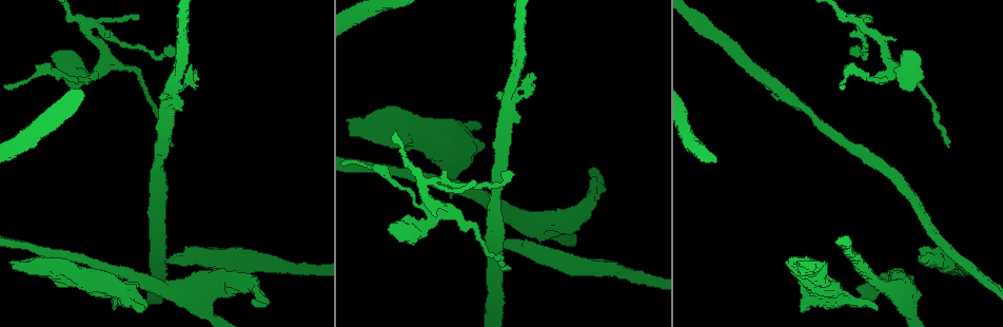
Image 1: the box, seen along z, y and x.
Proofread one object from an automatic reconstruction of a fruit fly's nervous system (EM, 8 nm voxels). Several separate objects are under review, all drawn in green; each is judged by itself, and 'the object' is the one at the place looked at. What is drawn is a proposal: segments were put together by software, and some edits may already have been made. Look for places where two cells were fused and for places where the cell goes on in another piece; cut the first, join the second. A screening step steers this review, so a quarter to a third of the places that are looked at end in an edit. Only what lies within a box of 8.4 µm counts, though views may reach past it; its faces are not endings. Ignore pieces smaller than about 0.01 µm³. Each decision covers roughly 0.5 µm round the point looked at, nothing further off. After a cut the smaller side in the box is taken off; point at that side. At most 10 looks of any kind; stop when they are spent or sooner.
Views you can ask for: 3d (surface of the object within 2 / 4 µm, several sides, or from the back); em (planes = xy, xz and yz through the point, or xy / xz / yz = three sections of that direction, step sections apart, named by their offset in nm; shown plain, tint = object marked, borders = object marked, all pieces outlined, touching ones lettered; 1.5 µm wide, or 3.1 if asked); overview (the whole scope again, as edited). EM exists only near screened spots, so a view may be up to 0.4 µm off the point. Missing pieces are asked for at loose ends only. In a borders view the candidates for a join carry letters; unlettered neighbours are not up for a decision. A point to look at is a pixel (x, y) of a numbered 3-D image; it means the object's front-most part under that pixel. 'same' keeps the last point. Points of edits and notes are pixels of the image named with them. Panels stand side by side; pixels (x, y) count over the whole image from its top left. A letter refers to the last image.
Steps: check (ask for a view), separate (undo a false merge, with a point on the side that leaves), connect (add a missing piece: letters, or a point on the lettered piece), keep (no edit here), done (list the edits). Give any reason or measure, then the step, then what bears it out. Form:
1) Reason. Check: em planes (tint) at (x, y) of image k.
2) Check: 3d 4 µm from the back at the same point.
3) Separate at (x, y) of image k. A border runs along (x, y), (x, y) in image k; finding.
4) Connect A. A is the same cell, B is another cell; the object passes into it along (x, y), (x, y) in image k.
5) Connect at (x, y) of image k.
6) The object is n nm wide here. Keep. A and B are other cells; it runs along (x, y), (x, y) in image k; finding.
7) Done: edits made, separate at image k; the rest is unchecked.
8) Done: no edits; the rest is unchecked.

Branch point. Check: em planes (tint) at (764, 80) of image 1.

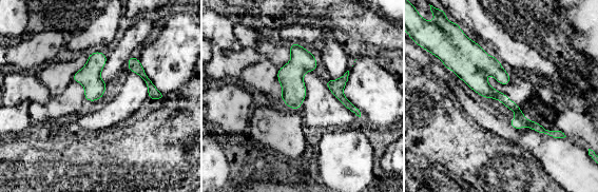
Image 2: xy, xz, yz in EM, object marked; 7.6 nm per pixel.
What lies round it. Check: em planes (borders) at the same point.

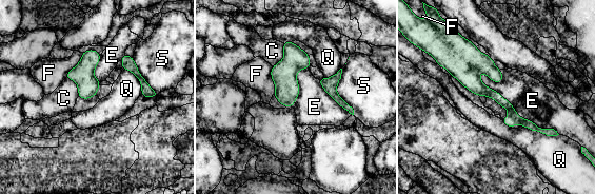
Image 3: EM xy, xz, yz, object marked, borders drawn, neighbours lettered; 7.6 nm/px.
Keep. C, E, F, Q and S are other cells; a border runs along (477, 72), (520, 117), (559, 134) in image 3; continuous, no second cell.

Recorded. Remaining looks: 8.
Check: em planes (borders) at (159, 286) of image 1.

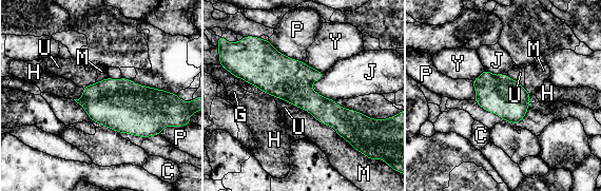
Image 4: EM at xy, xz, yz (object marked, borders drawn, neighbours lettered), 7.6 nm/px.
The longest contact is with M, 500 nm. Keep. C, G, H, J, M, P, U and Y are other cells; it runs along (246, 72), (362, 116) in image 4; continuous, no second cell.

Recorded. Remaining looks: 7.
Stops while still wide. Check: 3d 4 µm at (399, 107) of image 1.

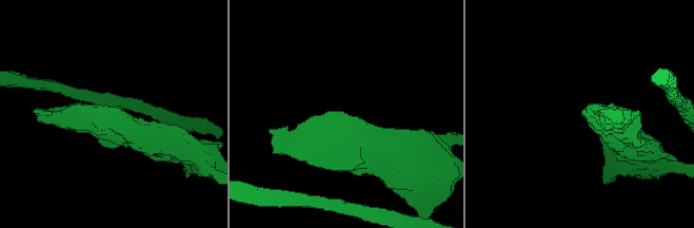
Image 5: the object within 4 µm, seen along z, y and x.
Check: em xy step 4 (tint) at (584, 112) of image 5.

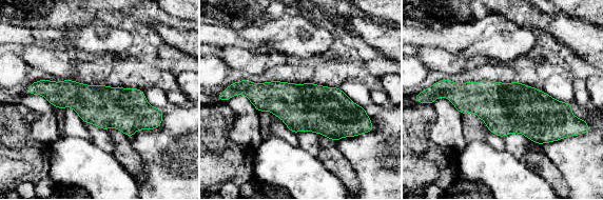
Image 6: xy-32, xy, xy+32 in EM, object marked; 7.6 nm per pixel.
Another direction. Check: em planes (borders) at the same point.

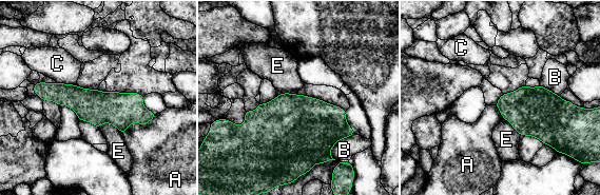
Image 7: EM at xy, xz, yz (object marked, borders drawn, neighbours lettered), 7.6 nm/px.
Keep. A, B, C and E are other cells; a border runs along (99, 127), (109, 122), (122, 134) in image 7; no lettered piece goes on from it.

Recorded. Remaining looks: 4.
Tapers out. Check: em xy step 8 (borders) at (948, 146) of image 1.

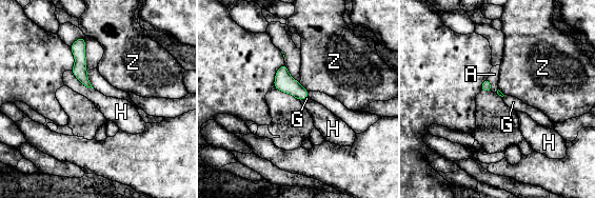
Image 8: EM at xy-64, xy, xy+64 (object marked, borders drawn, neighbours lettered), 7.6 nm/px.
Cut it another way. Check: em planes (borders) at the same point.

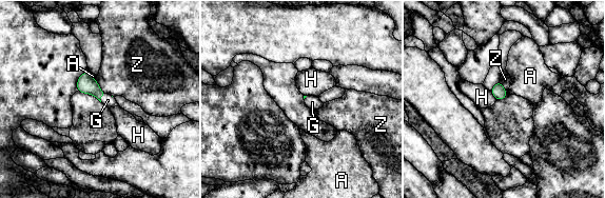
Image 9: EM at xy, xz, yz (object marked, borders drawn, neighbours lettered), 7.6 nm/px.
Connect G. G is the same cell, A, H and Z are other cells; the cell continues.

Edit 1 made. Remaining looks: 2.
Done: edits made, connect at image 9; the rest is unchecked.

